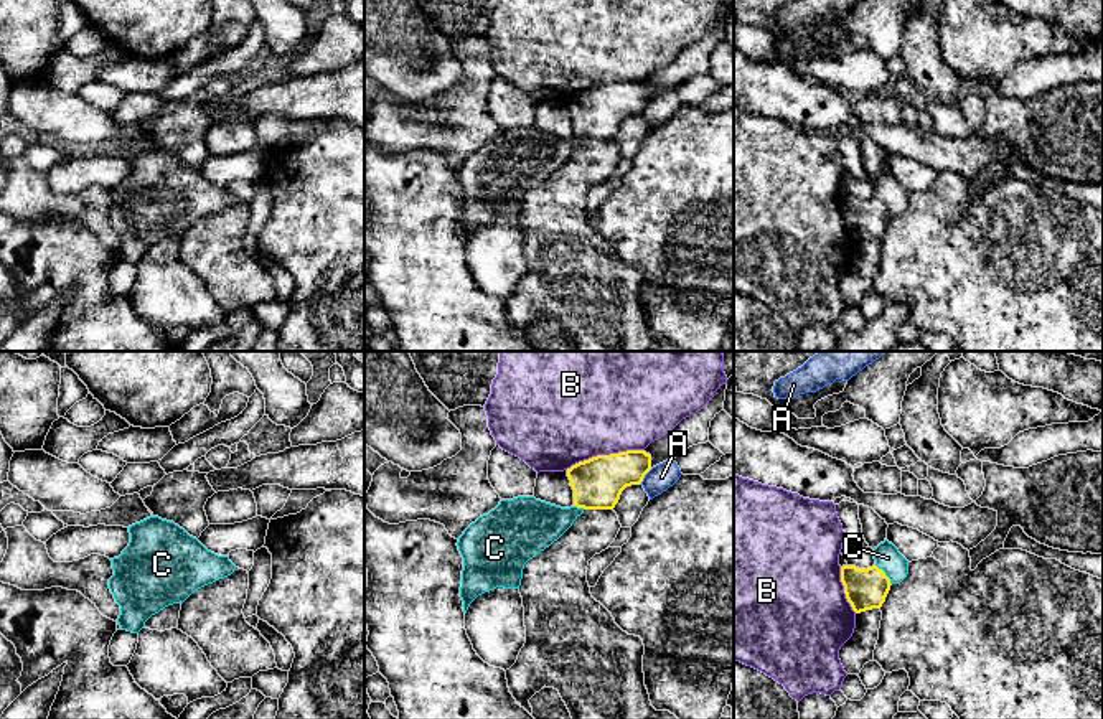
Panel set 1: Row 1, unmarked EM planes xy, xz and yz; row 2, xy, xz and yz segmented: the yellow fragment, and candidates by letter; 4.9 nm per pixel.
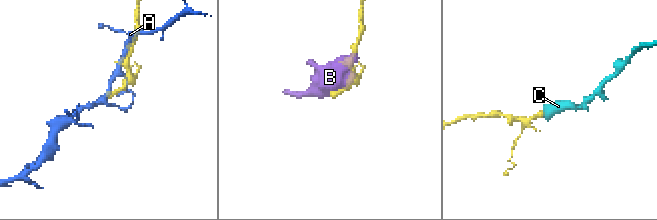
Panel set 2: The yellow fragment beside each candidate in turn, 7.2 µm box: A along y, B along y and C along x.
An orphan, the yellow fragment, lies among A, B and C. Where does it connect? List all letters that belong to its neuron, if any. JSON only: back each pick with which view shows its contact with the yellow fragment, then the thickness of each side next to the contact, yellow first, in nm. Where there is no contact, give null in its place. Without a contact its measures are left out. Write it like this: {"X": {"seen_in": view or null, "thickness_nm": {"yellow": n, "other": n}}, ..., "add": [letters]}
{"C": {"seen_in": "yz", "thickness_nm": {"yellow": 200, "other": 130}}, "add": ["C"]}

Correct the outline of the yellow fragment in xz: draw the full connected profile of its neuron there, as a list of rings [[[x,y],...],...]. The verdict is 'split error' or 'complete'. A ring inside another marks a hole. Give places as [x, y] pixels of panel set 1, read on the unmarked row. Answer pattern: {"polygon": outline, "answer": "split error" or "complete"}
{"polygon": [[[627,81],[597,86],[567,99],[574,120],[574,135],[561,139],[534,127],[501,130],[488,145],[480,147],[458,168],[463,188],[460,228],[463,242],[481,224],[496,218],[519,219],[524,195],[557,172],[585,140],[613,140],[627,117],[640,115],[651,101],[651,86],[645,81]]], "answer": "split error"}

